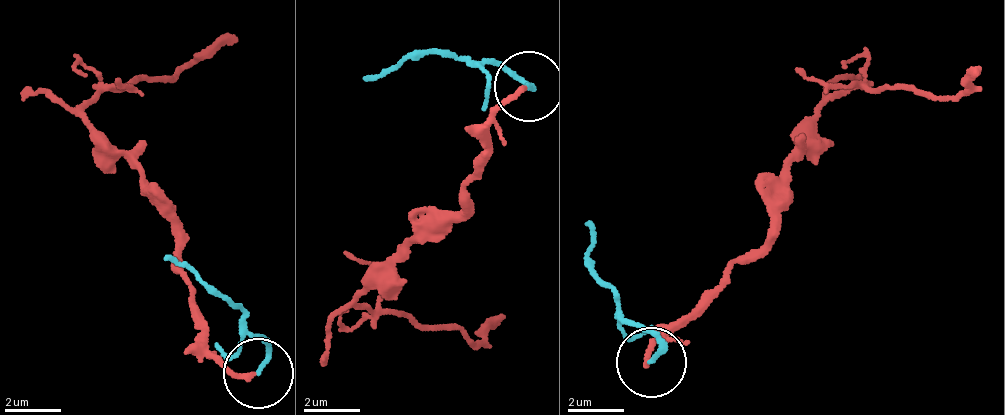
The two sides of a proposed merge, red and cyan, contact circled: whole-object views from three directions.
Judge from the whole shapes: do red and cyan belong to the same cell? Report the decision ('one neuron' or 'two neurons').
one neuron

